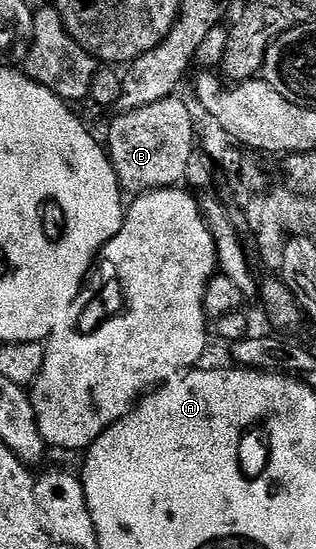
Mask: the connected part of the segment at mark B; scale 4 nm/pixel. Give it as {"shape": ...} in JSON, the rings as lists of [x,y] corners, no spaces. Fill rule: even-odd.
{"shape":[[[173,95],[129,113],[120,113],[113,119],[108,129],[106,152],[125,194],[139,195],[154,189],[167,189],[185,176],[188,158],[194,151],[194,134],[188,106],[178,98]]]}

